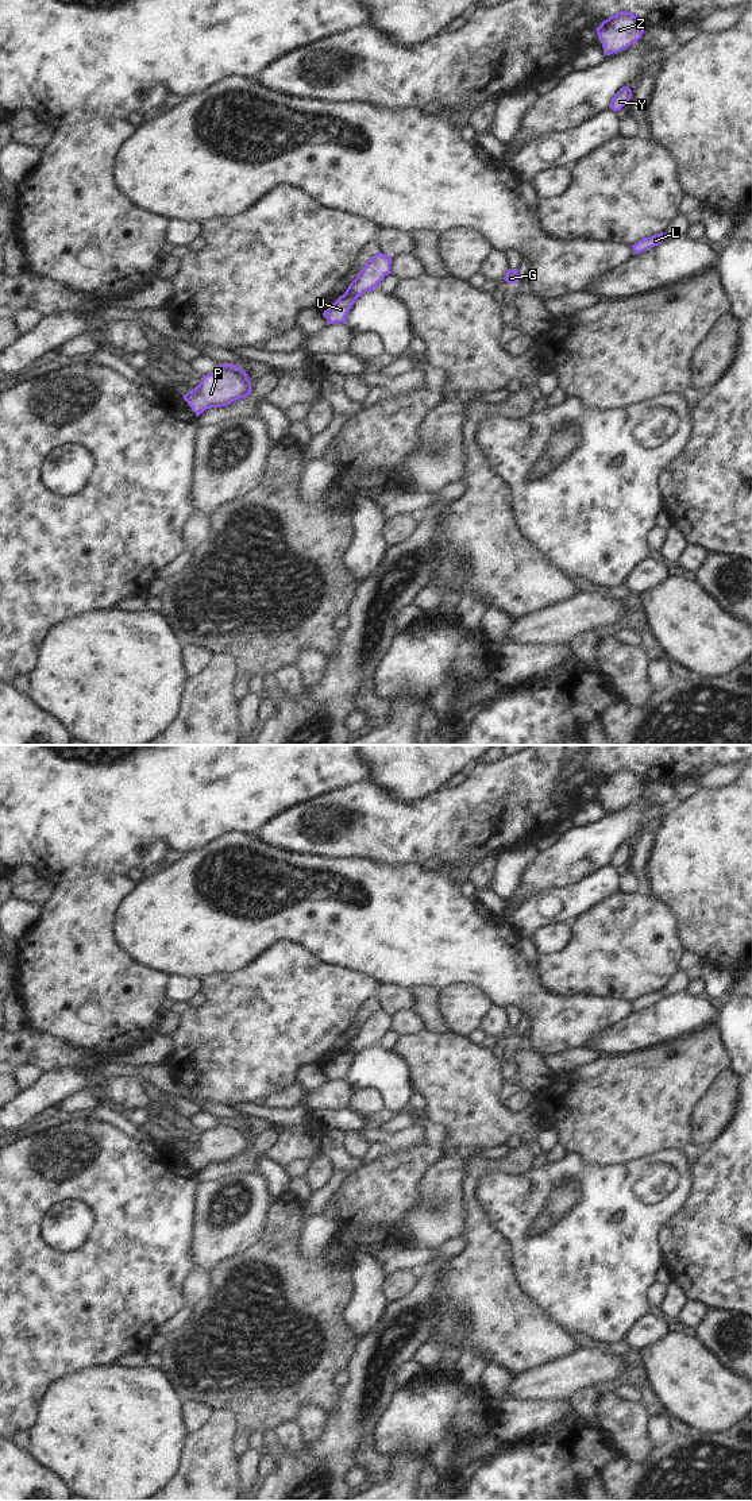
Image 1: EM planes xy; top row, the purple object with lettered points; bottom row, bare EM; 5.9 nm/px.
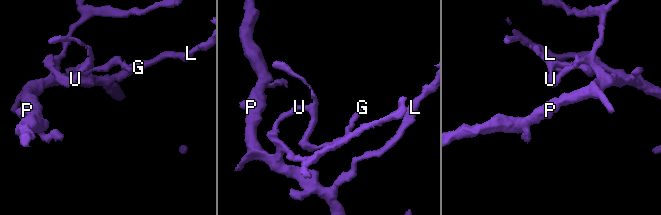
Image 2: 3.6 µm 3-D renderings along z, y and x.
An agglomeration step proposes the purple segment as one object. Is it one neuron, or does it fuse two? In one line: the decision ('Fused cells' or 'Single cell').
Fused cells

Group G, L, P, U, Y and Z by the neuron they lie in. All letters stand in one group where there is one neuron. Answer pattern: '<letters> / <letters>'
G / L P U Y Z

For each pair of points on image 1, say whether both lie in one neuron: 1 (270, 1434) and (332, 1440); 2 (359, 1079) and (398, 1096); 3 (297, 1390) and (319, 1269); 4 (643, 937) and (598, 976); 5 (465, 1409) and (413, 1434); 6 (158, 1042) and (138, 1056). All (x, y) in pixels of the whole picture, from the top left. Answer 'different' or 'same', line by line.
1: same
2: same
3: same
4: same
5: same
6: same

